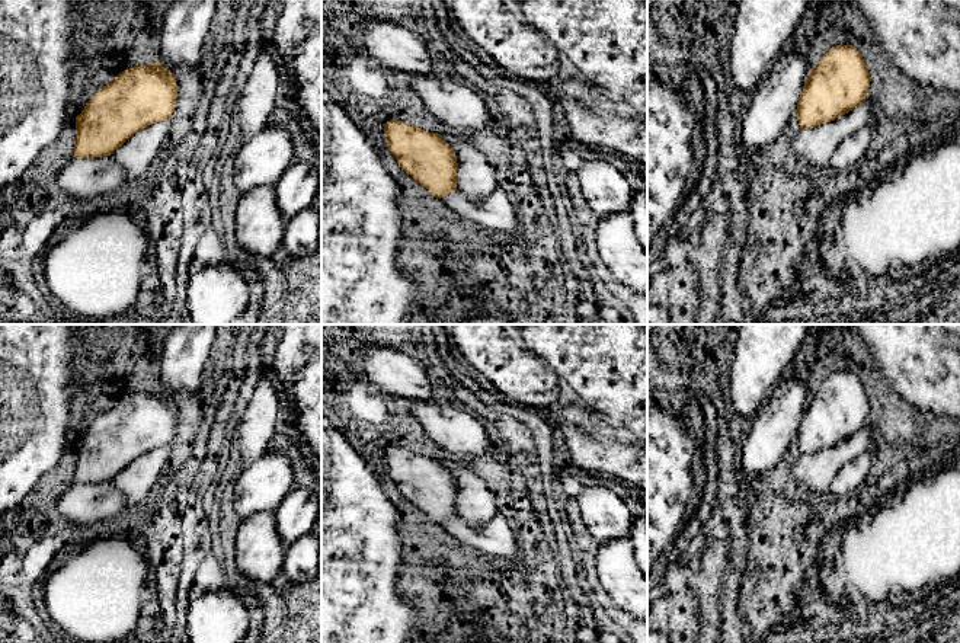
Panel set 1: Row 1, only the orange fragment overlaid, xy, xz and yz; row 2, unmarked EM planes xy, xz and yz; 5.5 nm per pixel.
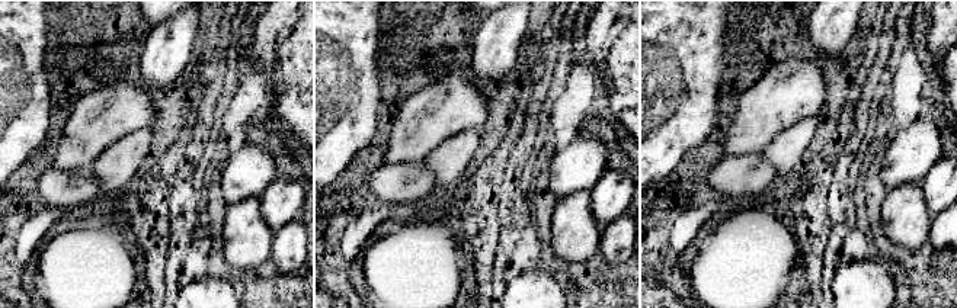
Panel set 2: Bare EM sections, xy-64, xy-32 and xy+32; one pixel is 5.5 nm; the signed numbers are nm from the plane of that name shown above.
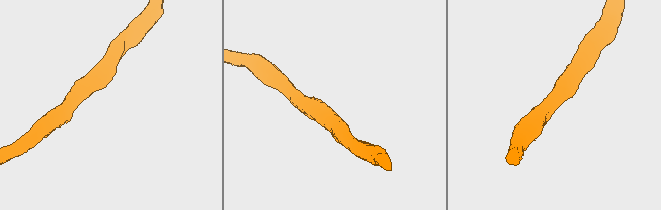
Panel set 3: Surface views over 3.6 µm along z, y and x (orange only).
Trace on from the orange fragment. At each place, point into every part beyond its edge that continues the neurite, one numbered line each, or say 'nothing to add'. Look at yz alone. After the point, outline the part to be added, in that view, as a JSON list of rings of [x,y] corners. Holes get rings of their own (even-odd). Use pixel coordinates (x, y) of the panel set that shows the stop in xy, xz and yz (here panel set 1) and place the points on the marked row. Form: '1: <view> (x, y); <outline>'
nothing to add

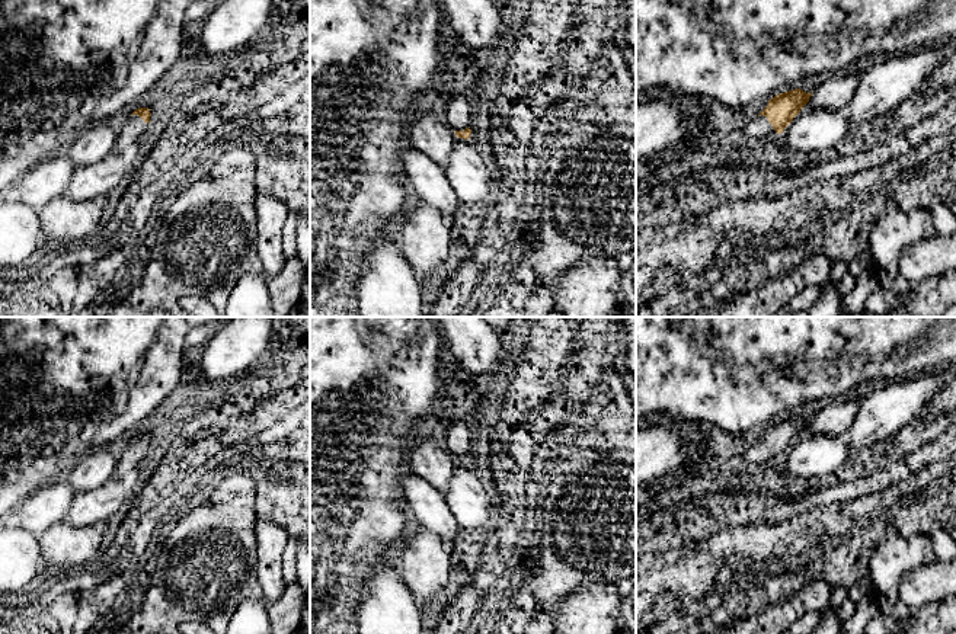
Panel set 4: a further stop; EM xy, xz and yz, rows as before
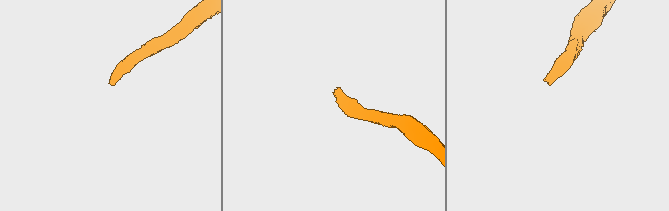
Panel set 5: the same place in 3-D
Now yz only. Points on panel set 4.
1: yz (758, 128); [[[760,115],[754,118],[744,129],[749,143],[758,143],[767,137],[777,135],[765,116]]]

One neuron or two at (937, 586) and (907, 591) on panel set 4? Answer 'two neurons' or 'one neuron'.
one neuron

